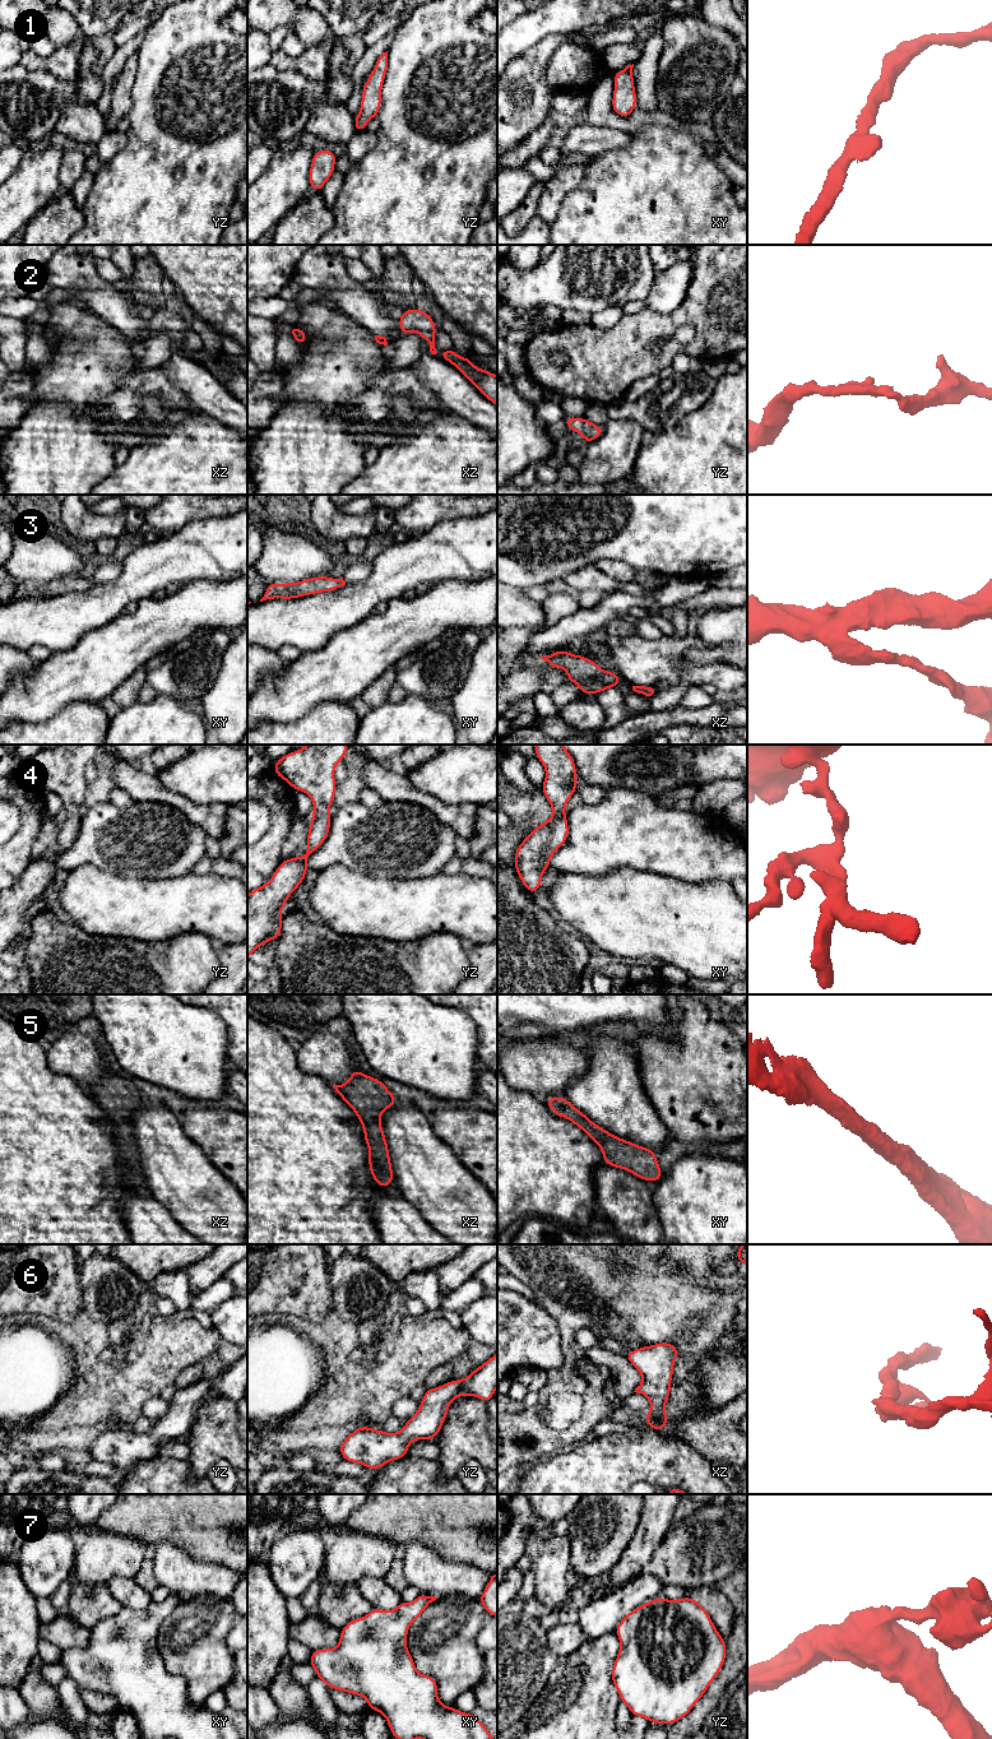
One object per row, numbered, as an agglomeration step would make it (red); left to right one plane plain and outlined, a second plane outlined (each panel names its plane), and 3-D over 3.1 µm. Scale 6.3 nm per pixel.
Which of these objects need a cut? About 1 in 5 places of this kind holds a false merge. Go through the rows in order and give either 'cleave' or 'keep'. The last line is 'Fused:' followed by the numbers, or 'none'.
1: keep
2: keep
3: keep
4: keep
5: keep
6: keep
7: keep
Fused: none

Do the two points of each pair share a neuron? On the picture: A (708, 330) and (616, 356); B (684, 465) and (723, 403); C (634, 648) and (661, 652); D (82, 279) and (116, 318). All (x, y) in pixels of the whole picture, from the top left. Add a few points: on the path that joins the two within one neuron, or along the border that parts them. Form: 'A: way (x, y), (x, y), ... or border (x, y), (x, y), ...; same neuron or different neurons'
A: way (685, 319), (639, 333); same neuron
B: way (699, 450), (723, 426), (723, 418); same neuron
C: way (640, 652), (654, 652); same neuron
D: way (91, 288), (111, 309); same neuron

